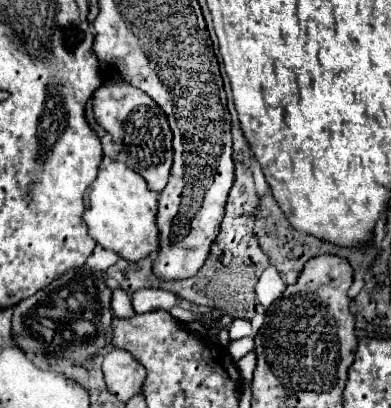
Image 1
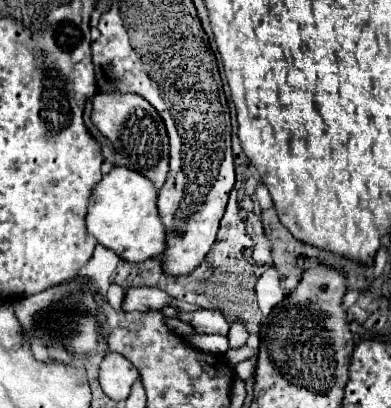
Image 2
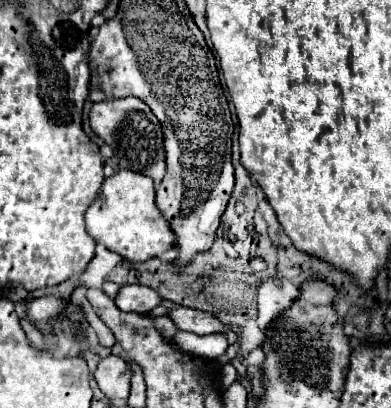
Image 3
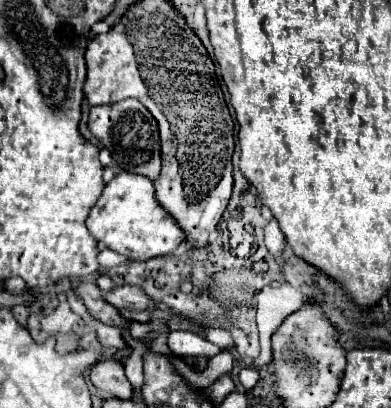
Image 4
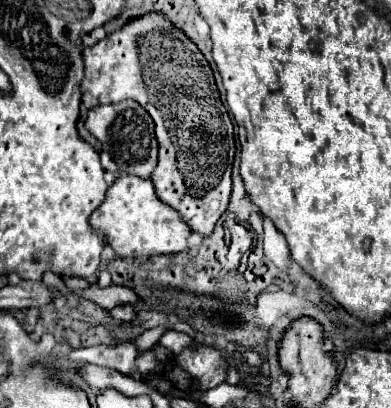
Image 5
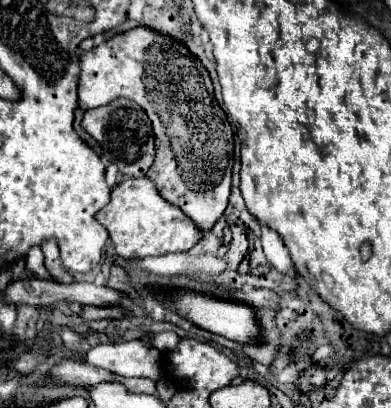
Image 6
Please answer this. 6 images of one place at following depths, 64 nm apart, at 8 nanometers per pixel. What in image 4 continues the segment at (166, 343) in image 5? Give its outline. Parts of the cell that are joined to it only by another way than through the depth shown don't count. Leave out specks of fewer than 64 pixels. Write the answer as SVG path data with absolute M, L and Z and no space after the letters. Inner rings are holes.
M176 330L176 332L168 332L168 348L174 352L174 356L216 356L220 352L220 348L204 338L200 338L194 332L188 330Z

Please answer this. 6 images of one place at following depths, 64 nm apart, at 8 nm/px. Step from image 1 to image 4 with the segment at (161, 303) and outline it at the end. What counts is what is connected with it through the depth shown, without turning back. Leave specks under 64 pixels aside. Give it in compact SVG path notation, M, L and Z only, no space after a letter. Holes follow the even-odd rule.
M114 286L110 292L104 292L102 296L114 308L146 310L152 304L152 300L142 292L142 288L136 288L136 286Z

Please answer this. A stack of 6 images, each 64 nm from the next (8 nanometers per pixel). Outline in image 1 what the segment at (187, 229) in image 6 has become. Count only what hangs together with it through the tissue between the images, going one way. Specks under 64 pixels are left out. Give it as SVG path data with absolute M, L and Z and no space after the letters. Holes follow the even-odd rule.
M112 162L108 164L104 170L98 172L96 182L88 188L86 192L86 212L84 212L84 222L88 224L88 232L90 236L106 250L114 250L116 254L120 254L124 260L136 262L142 260L146 256L150 256L152 252L158 250L158 226L156 226L156 208L158 208L158 194L148 190L146 180L136 174L134 170L130 170L126 164L122 162Z

